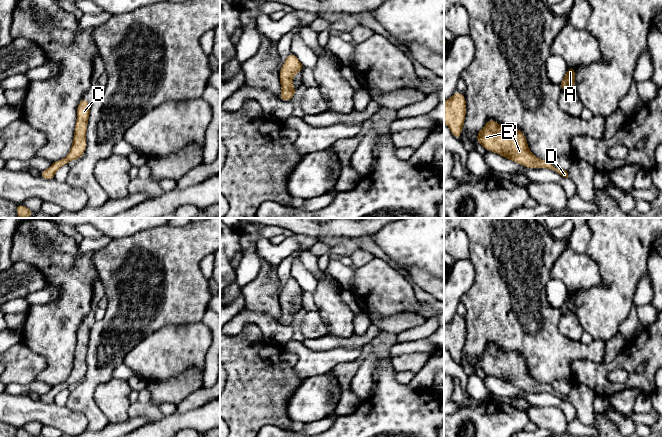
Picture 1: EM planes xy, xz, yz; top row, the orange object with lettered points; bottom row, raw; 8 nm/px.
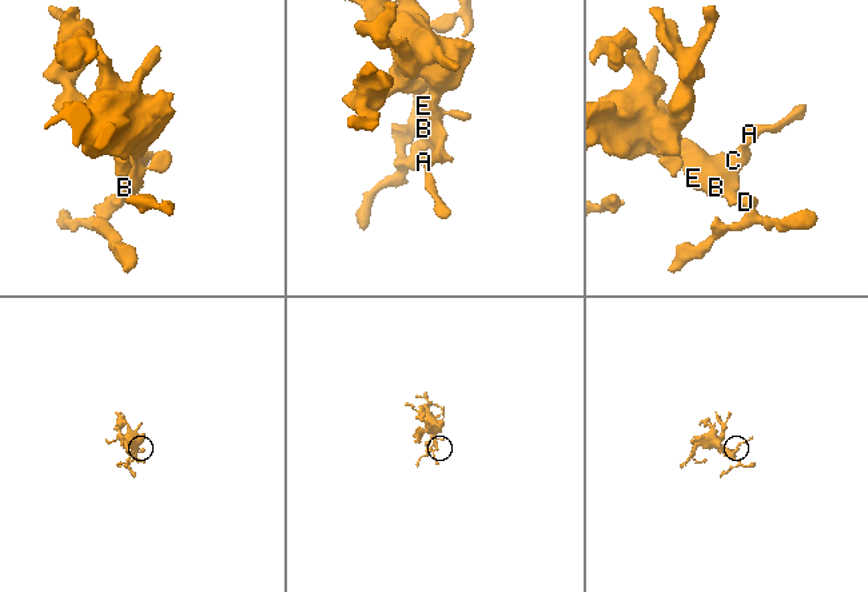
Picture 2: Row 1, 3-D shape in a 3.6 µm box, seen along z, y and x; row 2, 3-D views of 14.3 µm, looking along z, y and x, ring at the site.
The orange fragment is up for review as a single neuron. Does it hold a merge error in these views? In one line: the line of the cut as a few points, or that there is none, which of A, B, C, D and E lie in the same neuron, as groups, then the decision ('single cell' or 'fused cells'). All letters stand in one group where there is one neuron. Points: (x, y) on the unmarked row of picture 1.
cut none; groups A B C D E; single cell

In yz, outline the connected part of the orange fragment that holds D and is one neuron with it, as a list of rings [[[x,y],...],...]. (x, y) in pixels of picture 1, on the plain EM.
[[[490,343],[485,351],[478,355],[477,365],[488,375],[495,376],[527,392],[546,392],[569,402],[566,394],[561,394],[553,390],[551,385],[540,384],[533,379],[523,356],[517,352],[503,351]]]

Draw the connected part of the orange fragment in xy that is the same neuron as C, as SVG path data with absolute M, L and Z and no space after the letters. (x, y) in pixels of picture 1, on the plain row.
M84 322L79 325L76 338L77 344L75 348L72 371L65 382L53 386L48 393L40 397L40 400L46 404L53 403L55 397L62 390L68 388L68 386L71 384L79 383L85 376L87 347L90 339L90 327L87 326Z

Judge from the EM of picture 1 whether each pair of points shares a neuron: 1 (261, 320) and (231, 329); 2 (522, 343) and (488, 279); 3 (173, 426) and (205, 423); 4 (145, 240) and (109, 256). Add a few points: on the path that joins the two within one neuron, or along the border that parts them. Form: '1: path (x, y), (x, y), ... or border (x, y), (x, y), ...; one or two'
1: path (254, 318), (242, 318), (238, 322); one
2: path (517, 327), (505, 315), (504, 295); one
3: path (181, 422), (197, 422); one
4: path (136, 248), (129, 248), (121, 256), (118, 256); one

